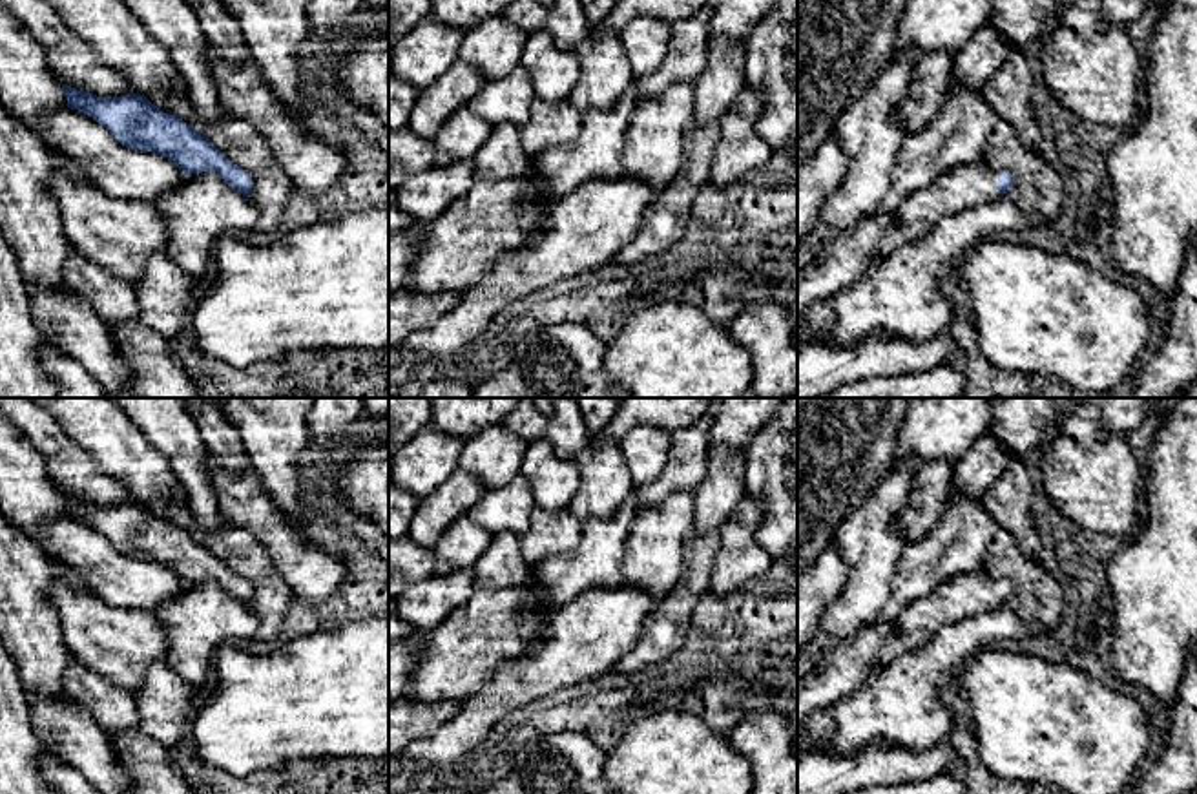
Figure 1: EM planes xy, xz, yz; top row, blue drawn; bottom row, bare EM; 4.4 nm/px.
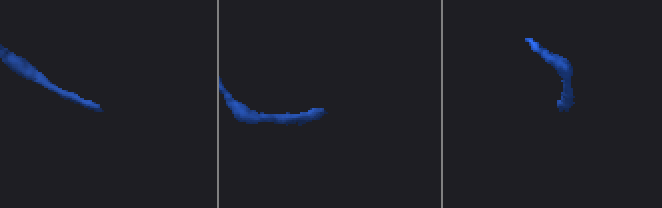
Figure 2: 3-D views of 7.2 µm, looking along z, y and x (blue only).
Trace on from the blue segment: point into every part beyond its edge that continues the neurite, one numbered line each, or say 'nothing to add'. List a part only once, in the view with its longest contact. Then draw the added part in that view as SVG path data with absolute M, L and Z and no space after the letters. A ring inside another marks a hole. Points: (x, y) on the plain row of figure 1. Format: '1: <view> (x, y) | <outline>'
1: yz (960, 597) | M982 569L940 582L898 613L896 633L883 643L876 661L885 666L903 652L921 648L936 635L945 635L960 622L994 611L1000 606L998 582Z

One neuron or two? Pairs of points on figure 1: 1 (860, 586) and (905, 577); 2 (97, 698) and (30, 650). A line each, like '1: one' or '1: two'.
1: two
2: two

